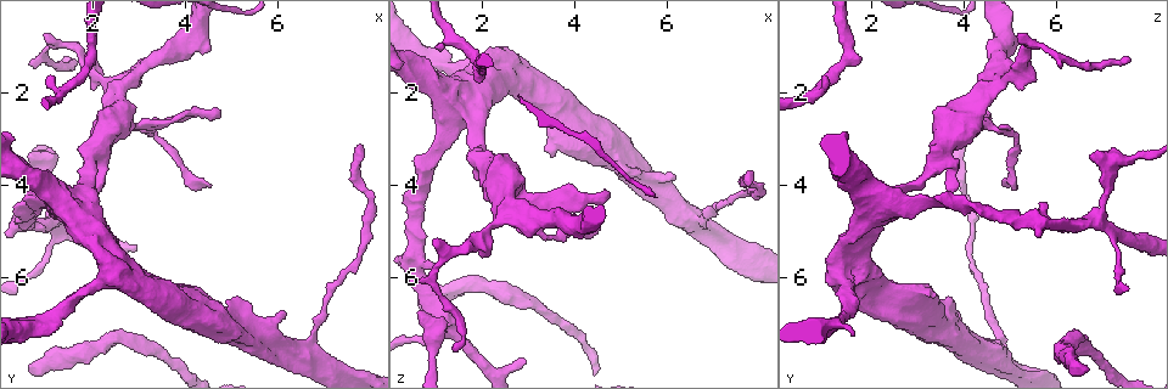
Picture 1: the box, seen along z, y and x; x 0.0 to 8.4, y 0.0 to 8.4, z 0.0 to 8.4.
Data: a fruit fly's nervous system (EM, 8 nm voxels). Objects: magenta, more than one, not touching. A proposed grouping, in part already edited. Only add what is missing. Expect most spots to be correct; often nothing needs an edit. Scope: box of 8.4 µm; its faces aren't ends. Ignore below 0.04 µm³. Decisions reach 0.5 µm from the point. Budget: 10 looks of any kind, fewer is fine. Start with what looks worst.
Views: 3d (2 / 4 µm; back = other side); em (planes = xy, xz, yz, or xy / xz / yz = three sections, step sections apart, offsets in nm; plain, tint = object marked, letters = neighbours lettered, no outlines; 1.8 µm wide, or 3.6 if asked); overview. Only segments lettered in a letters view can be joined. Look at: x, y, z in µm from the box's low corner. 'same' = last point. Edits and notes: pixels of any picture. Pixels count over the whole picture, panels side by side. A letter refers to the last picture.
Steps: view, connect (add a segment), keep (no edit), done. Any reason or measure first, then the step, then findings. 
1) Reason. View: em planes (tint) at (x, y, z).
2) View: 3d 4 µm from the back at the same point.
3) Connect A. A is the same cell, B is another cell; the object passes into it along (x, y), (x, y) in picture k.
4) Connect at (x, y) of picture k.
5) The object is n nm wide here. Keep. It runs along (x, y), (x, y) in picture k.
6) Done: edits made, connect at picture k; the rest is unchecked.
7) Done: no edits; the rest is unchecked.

An open end. View: em planes (letters) at (2.90, 5.35, 7.80).

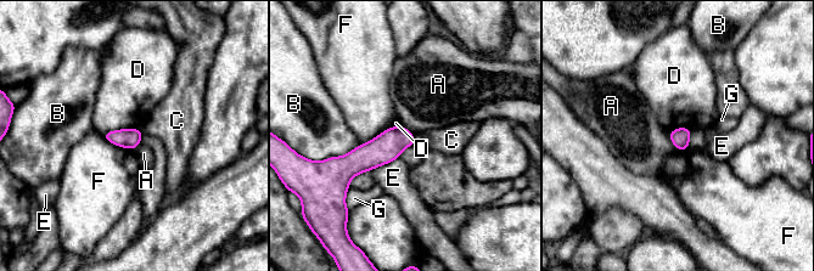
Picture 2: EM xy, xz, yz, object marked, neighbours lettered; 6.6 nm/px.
Keep. A, B, C, D, E, F and G are other cells; a border runs along (668, 133), (669, 140), (679, 150) in picture 2; no lettered segment goes on from it.

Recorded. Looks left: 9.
Thick turns thin. View: em planes (tint) at (0.95, 3.80, 7.10).

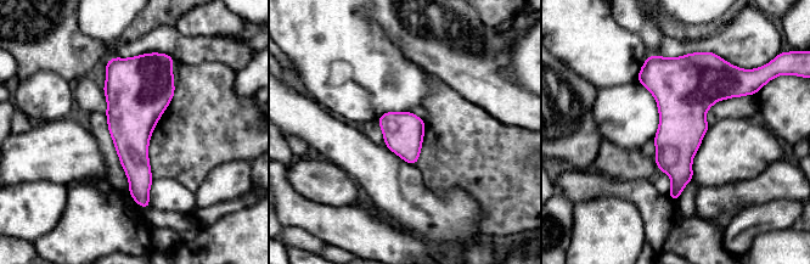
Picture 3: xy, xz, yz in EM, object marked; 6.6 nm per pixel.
View: em planes (letters) at the same point.

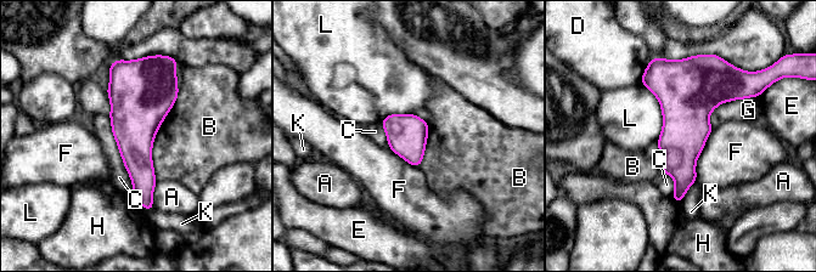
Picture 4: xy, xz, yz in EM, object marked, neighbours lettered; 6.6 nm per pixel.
The object is 260 nm wide here. Keep. A, B, C, D, E, F, G, H, K and L are other cells; a border runs along (179, 90), (152, 145), (156, 180) in picture 4; no lettered segment goes on from it.

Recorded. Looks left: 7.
An open end. View: 3d 4 µm at (0.65, 8.00, 6.60).

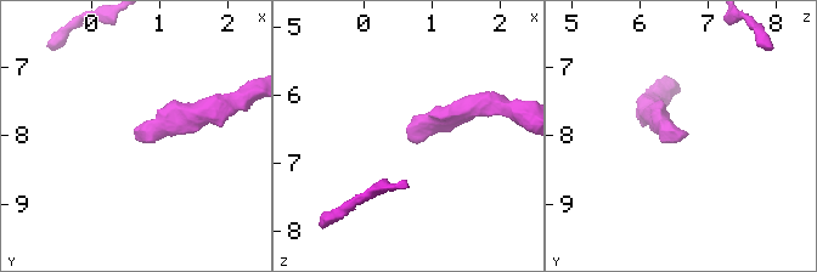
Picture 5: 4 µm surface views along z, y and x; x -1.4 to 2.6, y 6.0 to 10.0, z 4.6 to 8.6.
View: em planes (letters) at (0.60, 7.90, 6.65).

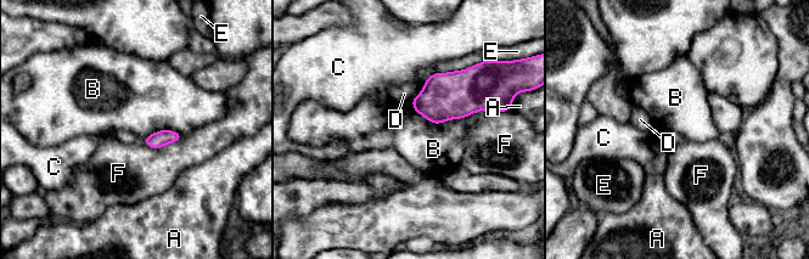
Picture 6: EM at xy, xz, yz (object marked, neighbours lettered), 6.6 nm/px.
Keep. A, B, C, D, E and F are other cells; a border runs along (410, 103), (433, 123), (489, 112) in picture 6; none of them fits.

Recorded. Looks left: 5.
Stops while still wide. View: 3d 4 µm at (3.30, 6.35, 3.20).

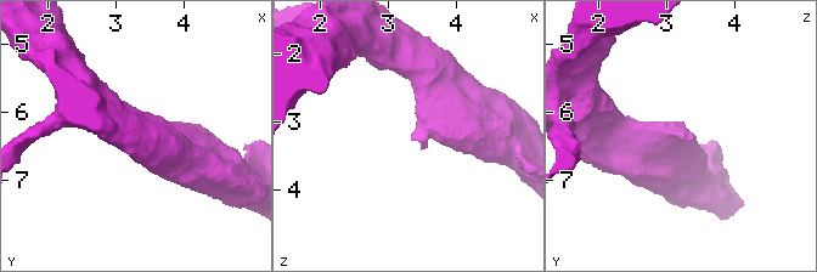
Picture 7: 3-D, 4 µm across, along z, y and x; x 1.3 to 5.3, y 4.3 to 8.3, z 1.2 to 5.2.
Now the EM. View: em planes (letters) at (3.35, 6.45, 3.25).

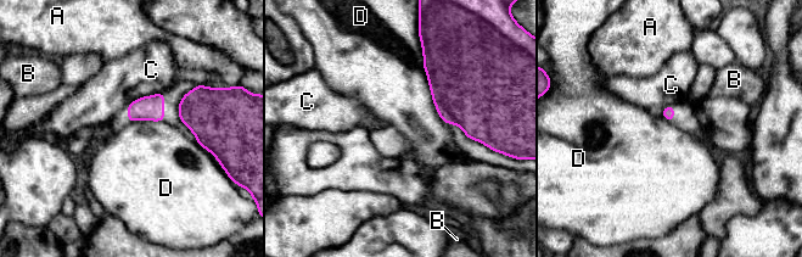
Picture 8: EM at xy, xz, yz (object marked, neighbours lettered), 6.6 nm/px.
The longest contact is with D, 550 nm. Keep. A, B, C and D are other cells; a border runs along (421, 46), (431, 99), (448, 124) in picture 8; none of them fits.

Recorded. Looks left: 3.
Done: no edits; the rest is unchecked.

